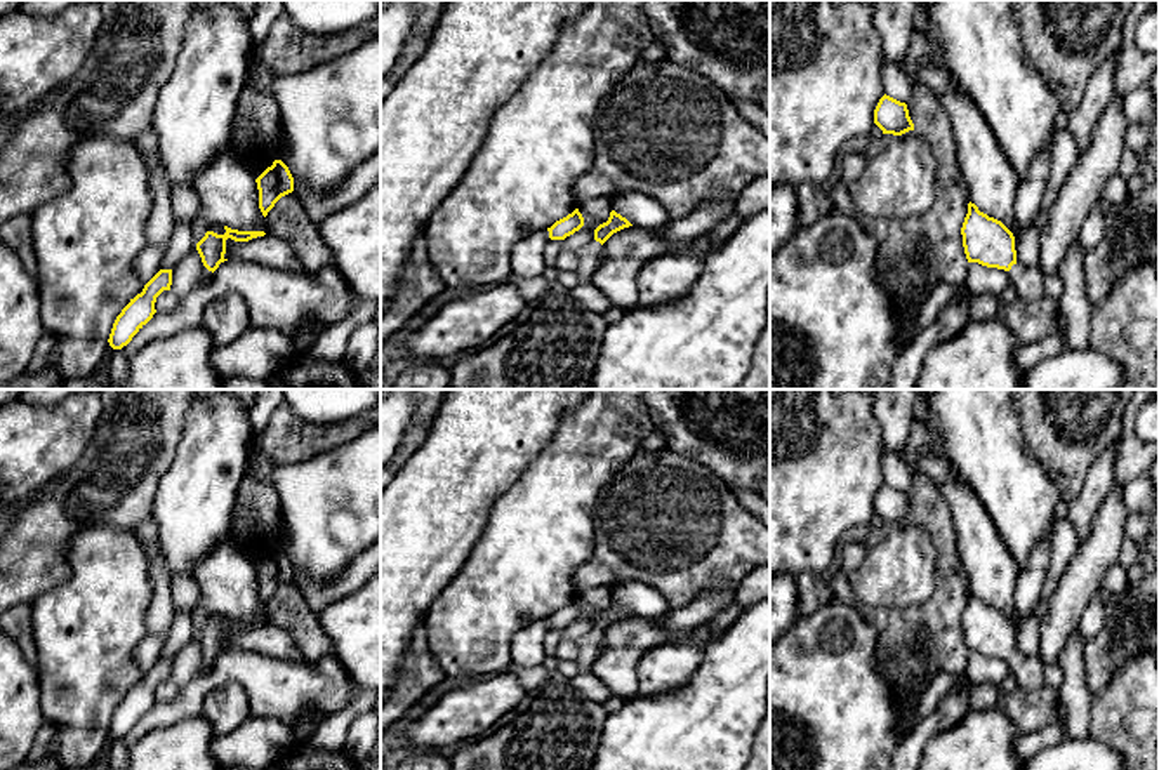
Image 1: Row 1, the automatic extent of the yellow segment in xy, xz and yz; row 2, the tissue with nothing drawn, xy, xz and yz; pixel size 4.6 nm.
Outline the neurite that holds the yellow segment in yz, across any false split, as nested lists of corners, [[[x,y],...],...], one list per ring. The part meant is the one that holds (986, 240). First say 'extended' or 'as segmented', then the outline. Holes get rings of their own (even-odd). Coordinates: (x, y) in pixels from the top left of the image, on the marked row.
extended; [[[971,202],[961,235],[968,262],[1008,271],[1017,297],[1023,301],[1030,302],[1046,295],[1041,268],[1018,264],[1013,233],[1001,221],[980,212]]]

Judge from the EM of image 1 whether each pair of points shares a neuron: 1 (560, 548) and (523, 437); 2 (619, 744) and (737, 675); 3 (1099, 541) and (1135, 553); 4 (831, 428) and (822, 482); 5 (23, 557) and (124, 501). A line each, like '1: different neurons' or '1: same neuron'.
1: different neurons
2: same neuron
3: different neurons
4: same neuron
5: same neuron

